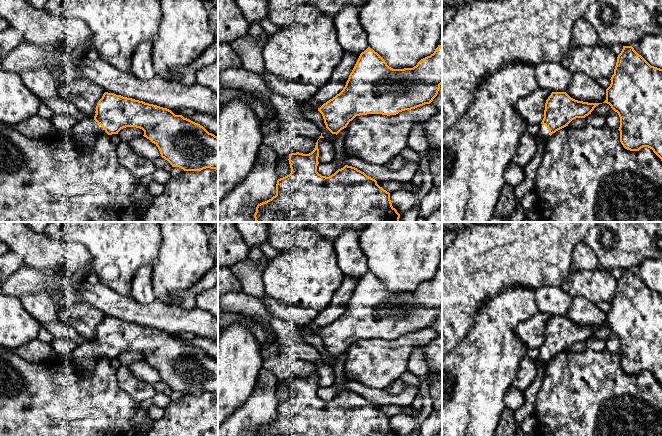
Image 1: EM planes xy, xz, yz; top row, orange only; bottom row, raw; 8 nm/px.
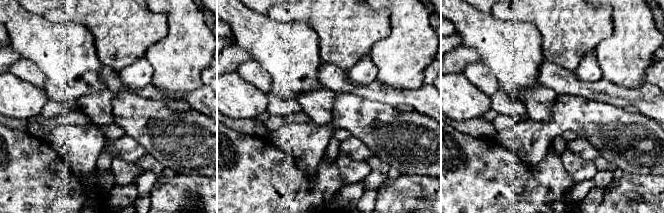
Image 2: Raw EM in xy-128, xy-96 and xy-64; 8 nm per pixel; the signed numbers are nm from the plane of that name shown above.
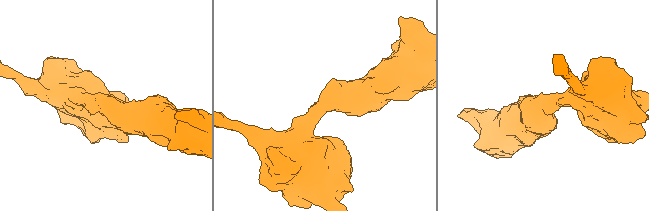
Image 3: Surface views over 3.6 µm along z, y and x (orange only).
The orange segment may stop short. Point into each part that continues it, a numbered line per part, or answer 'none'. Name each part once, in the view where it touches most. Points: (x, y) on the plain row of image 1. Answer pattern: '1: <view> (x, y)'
1: xy (84, 357)

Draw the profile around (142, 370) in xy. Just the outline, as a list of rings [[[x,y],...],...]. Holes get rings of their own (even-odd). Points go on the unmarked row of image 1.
[[[144,360],[135,361],[129,365],[129,369],[135,377],[148,384],[154,385],[157,382],[161,381],[160,375],[156,368],[152,367]]]

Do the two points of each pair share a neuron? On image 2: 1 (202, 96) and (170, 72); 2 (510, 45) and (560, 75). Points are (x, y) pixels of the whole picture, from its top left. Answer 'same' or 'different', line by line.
1: different
2: different

